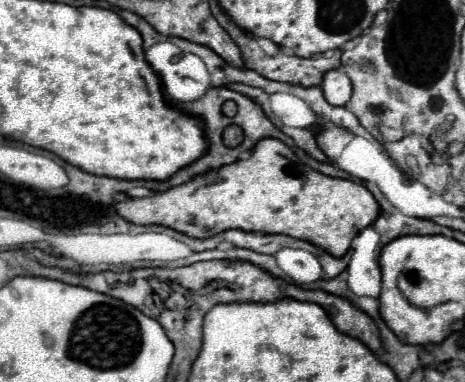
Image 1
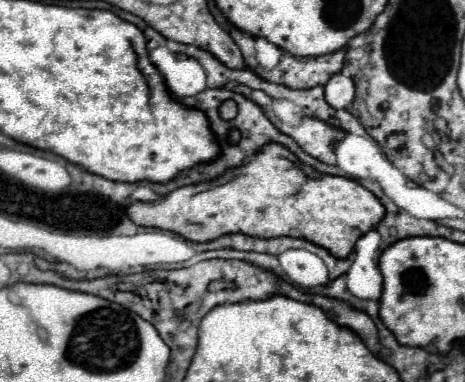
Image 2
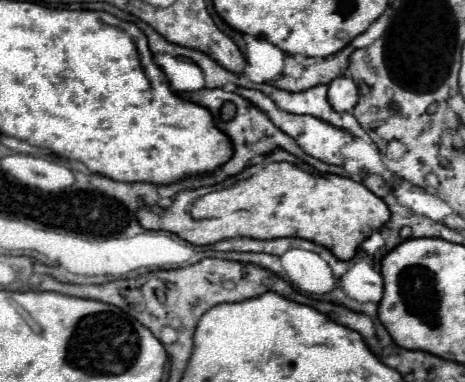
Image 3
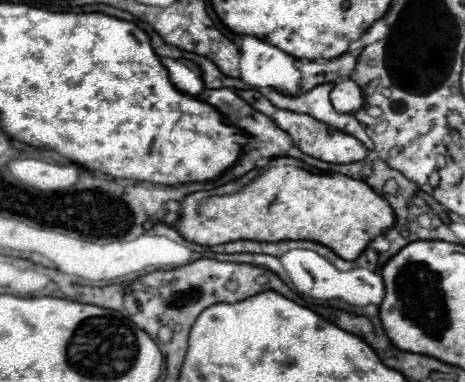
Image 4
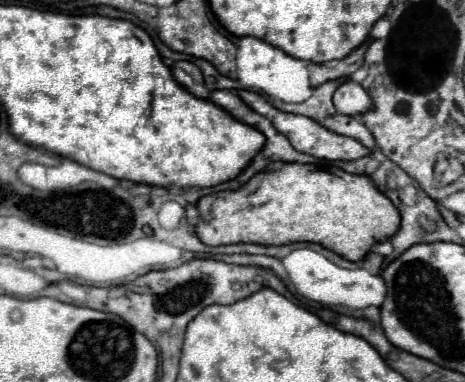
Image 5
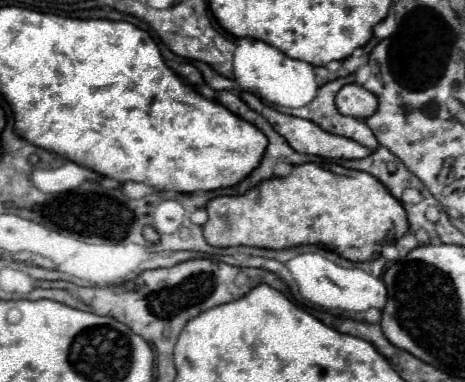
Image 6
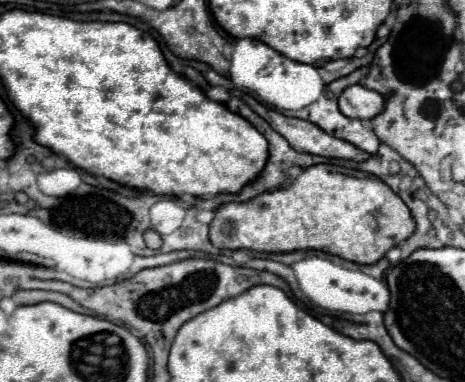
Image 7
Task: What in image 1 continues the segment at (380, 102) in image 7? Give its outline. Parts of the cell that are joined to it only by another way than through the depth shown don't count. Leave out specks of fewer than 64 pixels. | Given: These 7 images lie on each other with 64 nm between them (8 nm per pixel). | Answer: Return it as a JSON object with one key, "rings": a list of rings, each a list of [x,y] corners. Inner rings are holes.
{"rings":[[[330,70],[324,74],[322,80],[324,98],[334,106],[344,106],[352,96],[352,82],[342,70]]]}

